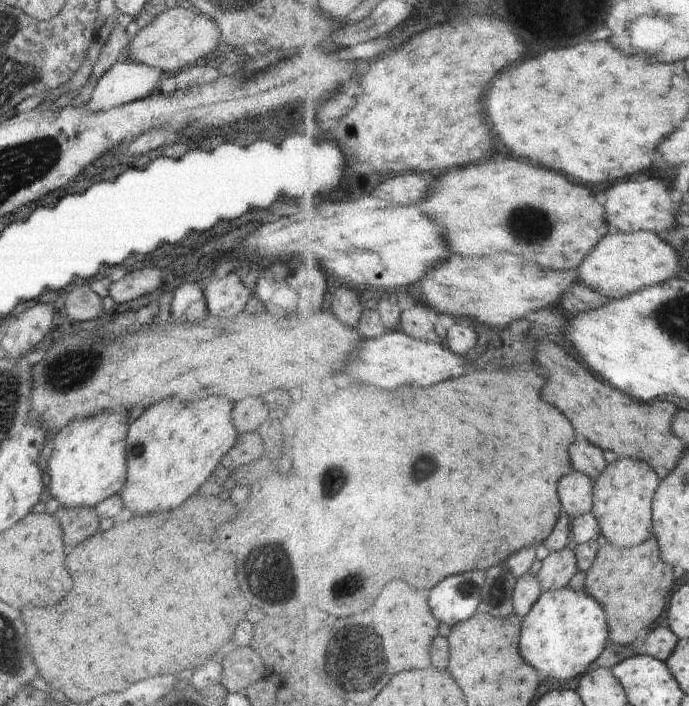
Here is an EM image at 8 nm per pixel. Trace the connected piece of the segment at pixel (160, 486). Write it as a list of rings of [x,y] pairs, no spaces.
[[[218,395],[193,401],[170,397],[154,403],[136,418],[129,426],[125,446],[127,479],[120,492],[124,508],[140,514],[156,514],[178,508],[186,498],[196,494],[237,441],[239,432],[233,425],[233,404],[229,398]]]

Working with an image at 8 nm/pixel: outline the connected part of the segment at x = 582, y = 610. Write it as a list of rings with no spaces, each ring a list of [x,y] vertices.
[[[569,585],[544,592],[532,612],[524,618],[523,628],[522,654],[524,658],[538,670],[548,672],[552,678],[558,678],[564,682],[588,672],[590,666],[604,654],[608,640],[610,640],[610,626],[608,626],[608,618],[606,618],[602,604],[588,592],[578,592]]]

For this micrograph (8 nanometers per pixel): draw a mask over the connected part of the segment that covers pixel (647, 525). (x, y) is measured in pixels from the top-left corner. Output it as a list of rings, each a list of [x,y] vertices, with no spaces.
[[[622,458],[616,464],[610,464],[602,476],[598,478],[598,494],[593,513],[598,514],[602,522],[602,532],[616,546],[630,548],[646,542],[654,534],[654,518],[652,518],[652,502],[660,488],[658,472],[644,460],[638,458]]]

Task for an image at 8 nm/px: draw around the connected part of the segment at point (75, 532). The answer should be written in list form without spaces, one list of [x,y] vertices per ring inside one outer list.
[[[62,507],[56,511],[56,520],[64,532],[64,544],[76,546],[100,530],[101,520],[94,507]]]

